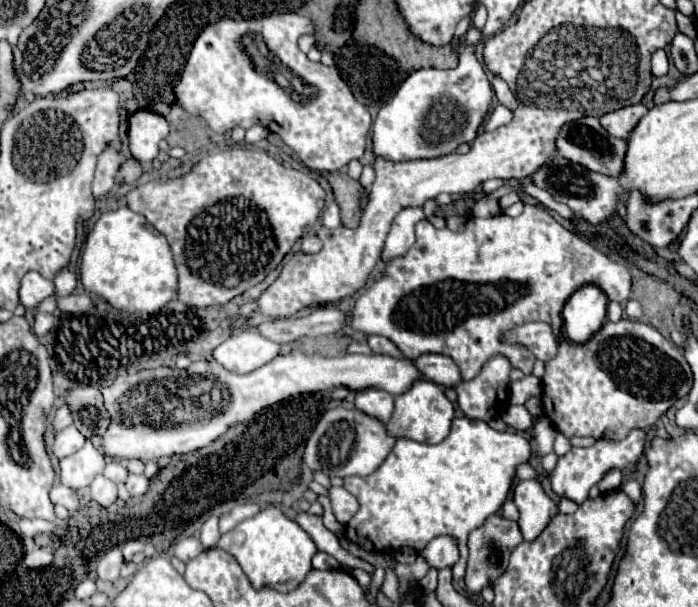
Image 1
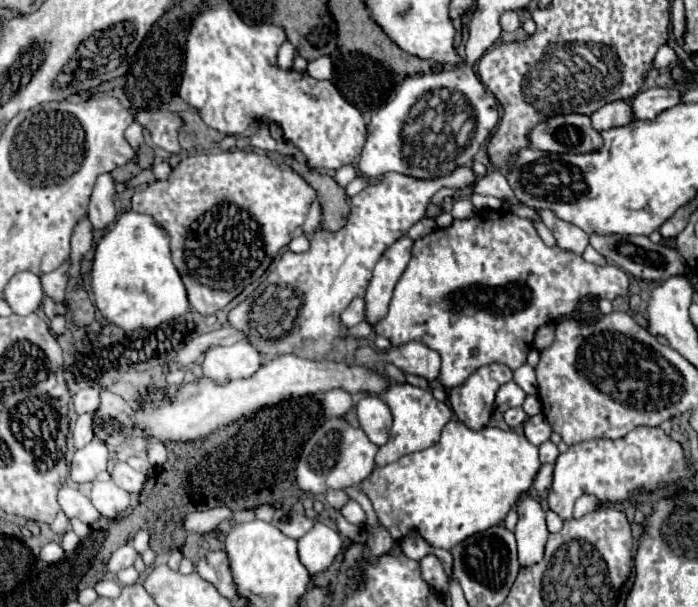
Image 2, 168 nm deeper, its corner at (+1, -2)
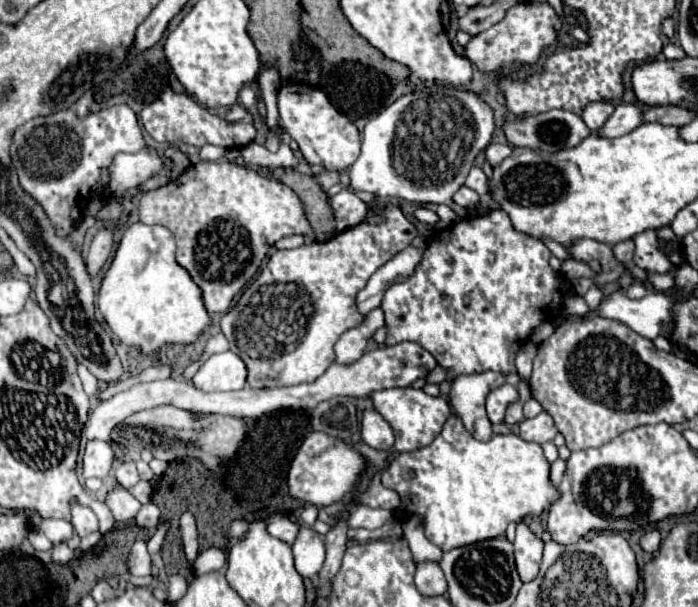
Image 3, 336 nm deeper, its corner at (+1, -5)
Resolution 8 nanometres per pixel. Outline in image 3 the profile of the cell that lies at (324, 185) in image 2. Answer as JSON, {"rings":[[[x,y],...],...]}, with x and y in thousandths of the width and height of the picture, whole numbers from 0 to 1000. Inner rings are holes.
{"rings":[[[393,278],[390,292],[407,305],[413,305],[433,331],[436,354],[444,364],[447,377],[456,387],[456,397],[467,394],[467,384],[481,377],[479,351],[467,331],[467,318],[461,308],[450,298],[450,292],[441,292],[424,278]]]}

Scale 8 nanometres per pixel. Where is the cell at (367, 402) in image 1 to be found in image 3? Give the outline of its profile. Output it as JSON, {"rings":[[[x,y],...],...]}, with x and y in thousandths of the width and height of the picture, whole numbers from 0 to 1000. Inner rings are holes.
{"rings":[[[536,674],[521,677],[519,687],[519,727],[536,740],[559,740],[564,733],[562,703]]]}

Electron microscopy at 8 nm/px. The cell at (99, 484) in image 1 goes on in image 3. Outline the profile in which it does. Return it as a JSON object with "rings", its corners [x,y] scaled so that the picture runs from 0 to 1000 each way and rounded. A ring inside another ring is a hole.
{"rings":[[[160,806],[152,819],[152,832],[158,835],[163,855],[175,858],[175,862],[189,858],[203,835],[203,829],[189,812],[183,812],[181,806]]]}

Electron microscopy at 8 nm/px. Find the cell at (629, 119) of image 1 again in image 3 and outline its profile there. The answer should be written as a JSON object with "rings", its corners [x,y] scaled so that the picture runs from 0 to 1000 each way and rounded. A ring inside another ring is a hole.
{"rings":[[[854,166],[854,170],[845,170],[837,186],[834,186],[834,196],[837,203],[842,206],[842,213],[851,216],[851,209],[862,209],[862,203],[868,203],[868,196],[877,189],[880,183],[880,173],[877,170],[862,170],[862,166]]]}

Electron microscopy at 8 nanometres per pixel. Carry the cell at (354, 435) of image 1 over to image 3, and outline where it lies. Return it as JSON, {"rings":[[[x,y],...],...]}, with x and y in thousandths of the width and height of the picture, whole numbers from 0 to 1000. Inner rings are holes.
{"rings":[[[444,713],[433,733],[427,736],[410,792],[413,792],[413,809],[421,822],[444,829],[450,835],[467,835],[481,825],[487,825],[499,809],[507,806],[507,796],[513,796],[513,783],[524,769],[524,756],[499,733],[490,723],[473,723],[470,717],[461,713]]]}

